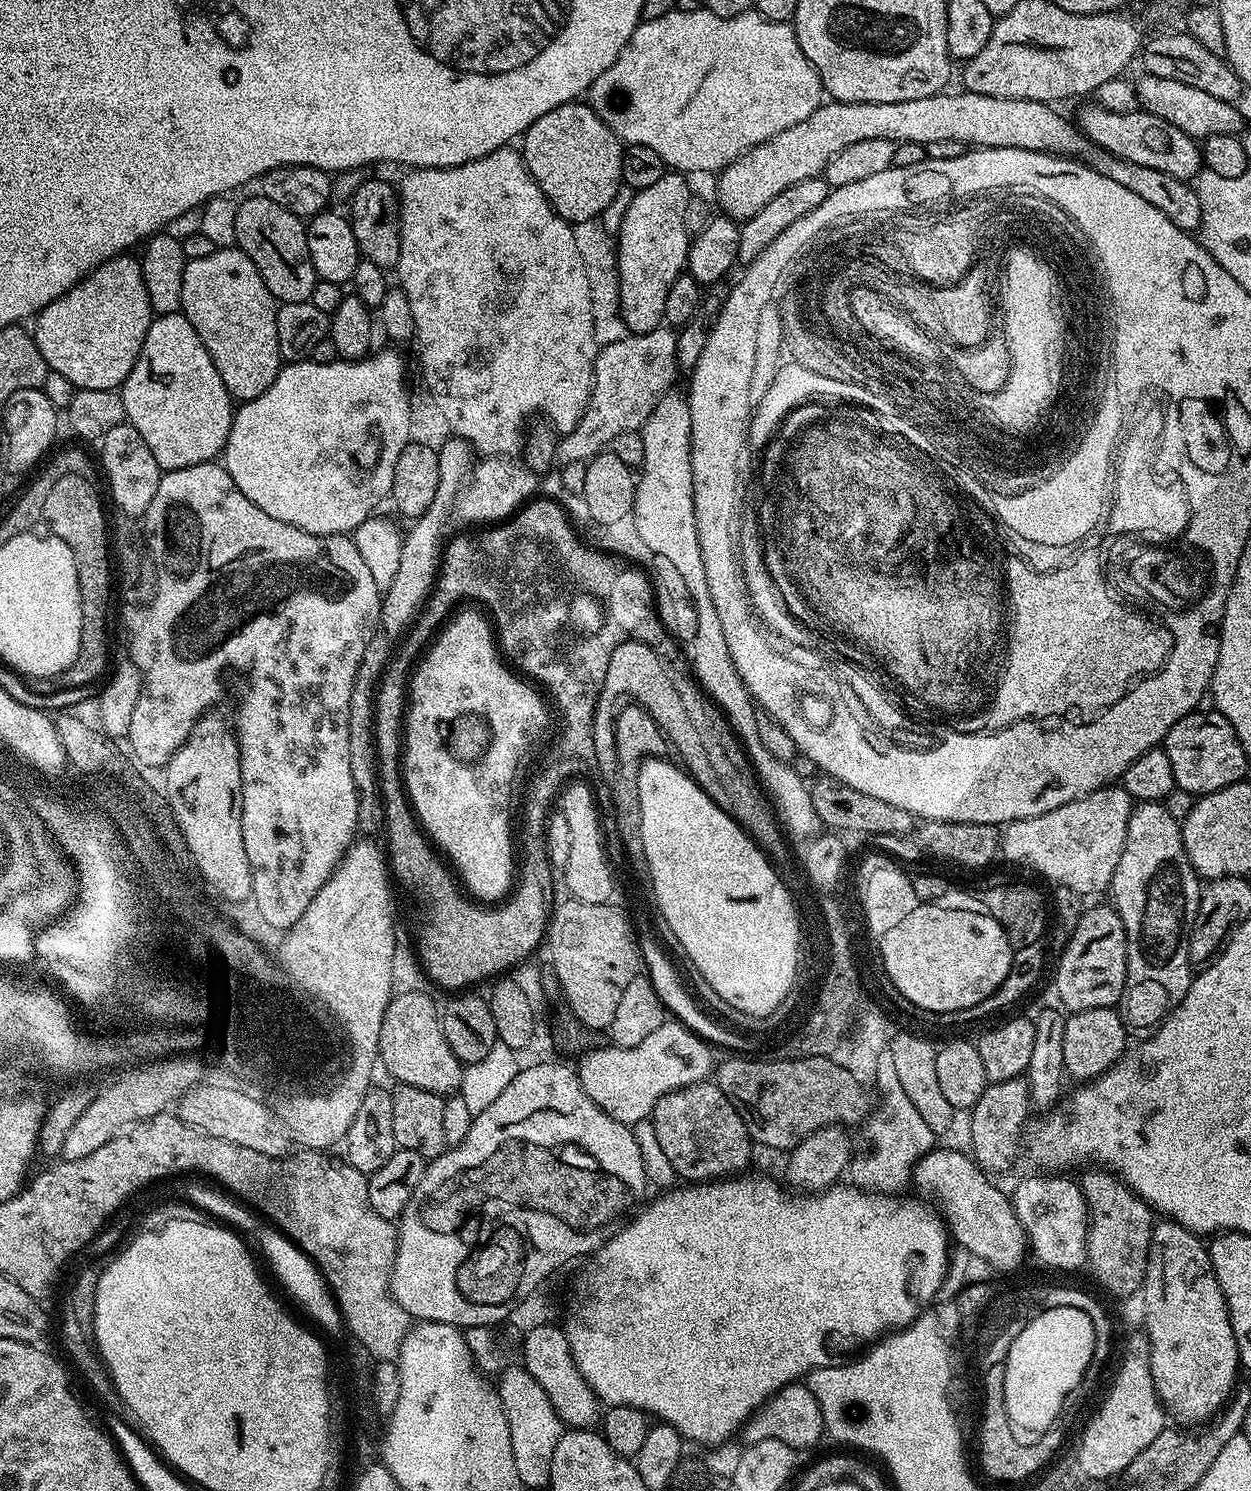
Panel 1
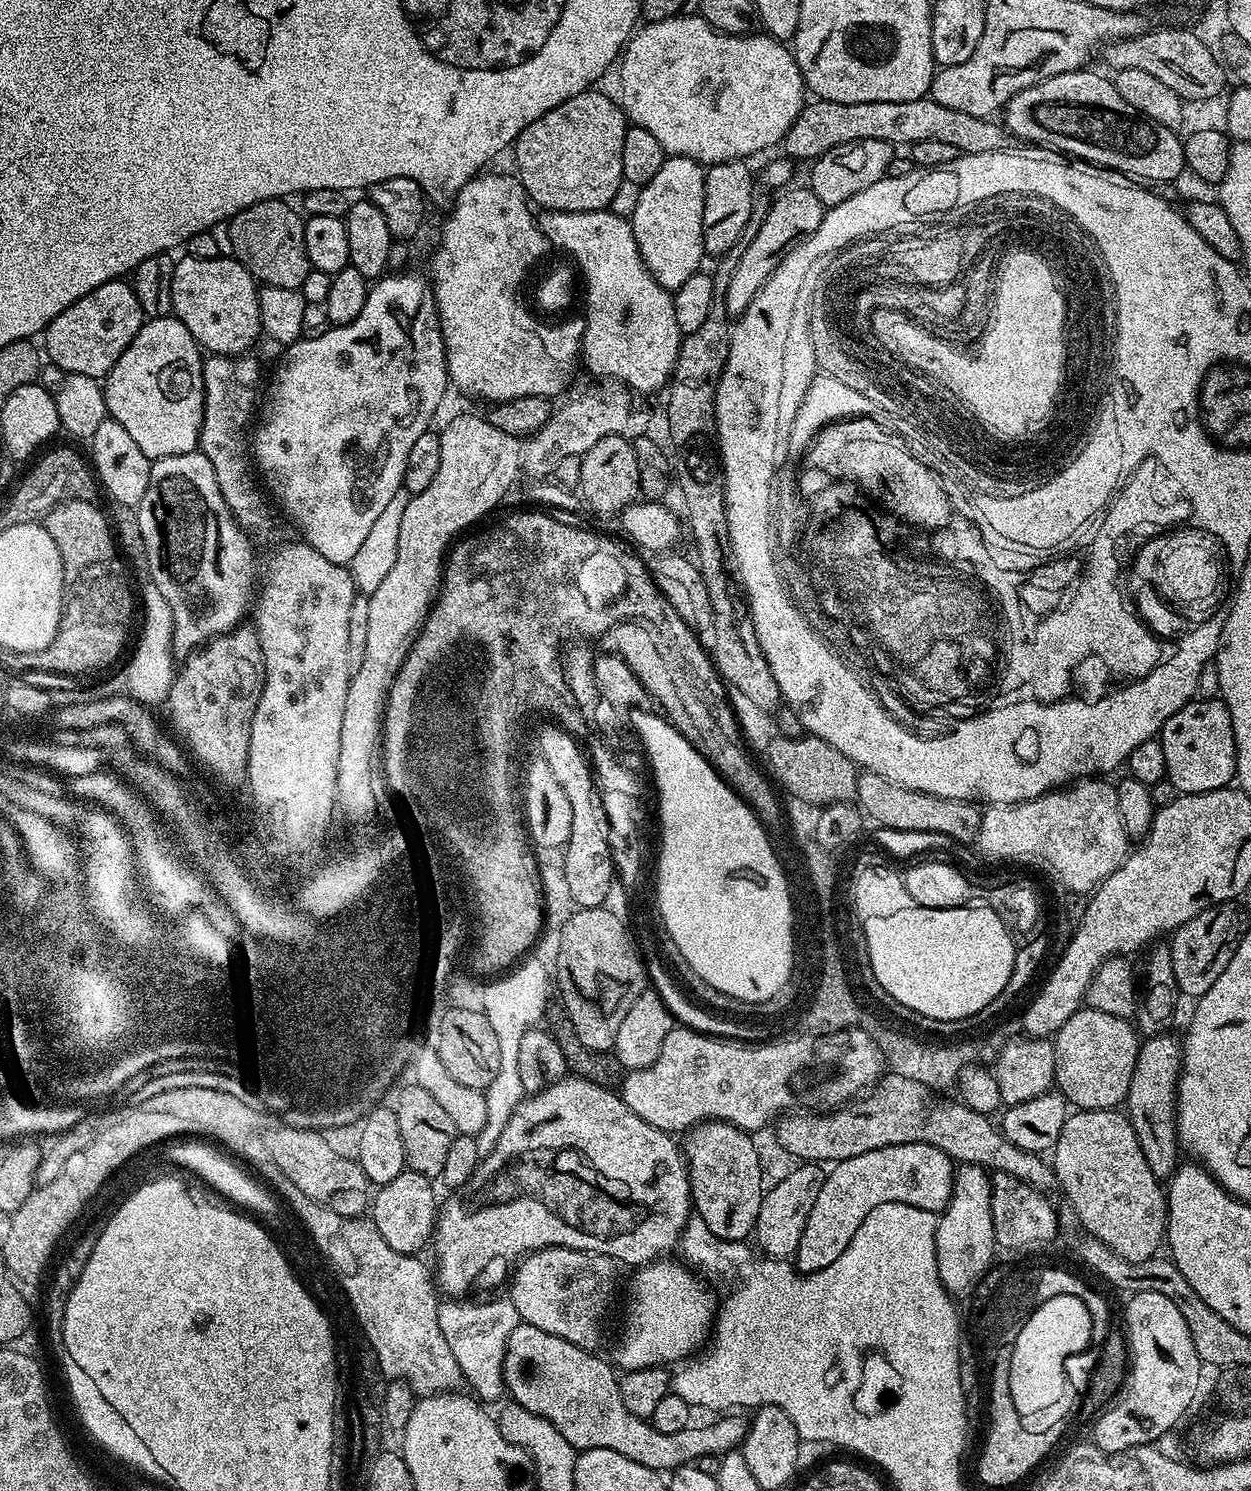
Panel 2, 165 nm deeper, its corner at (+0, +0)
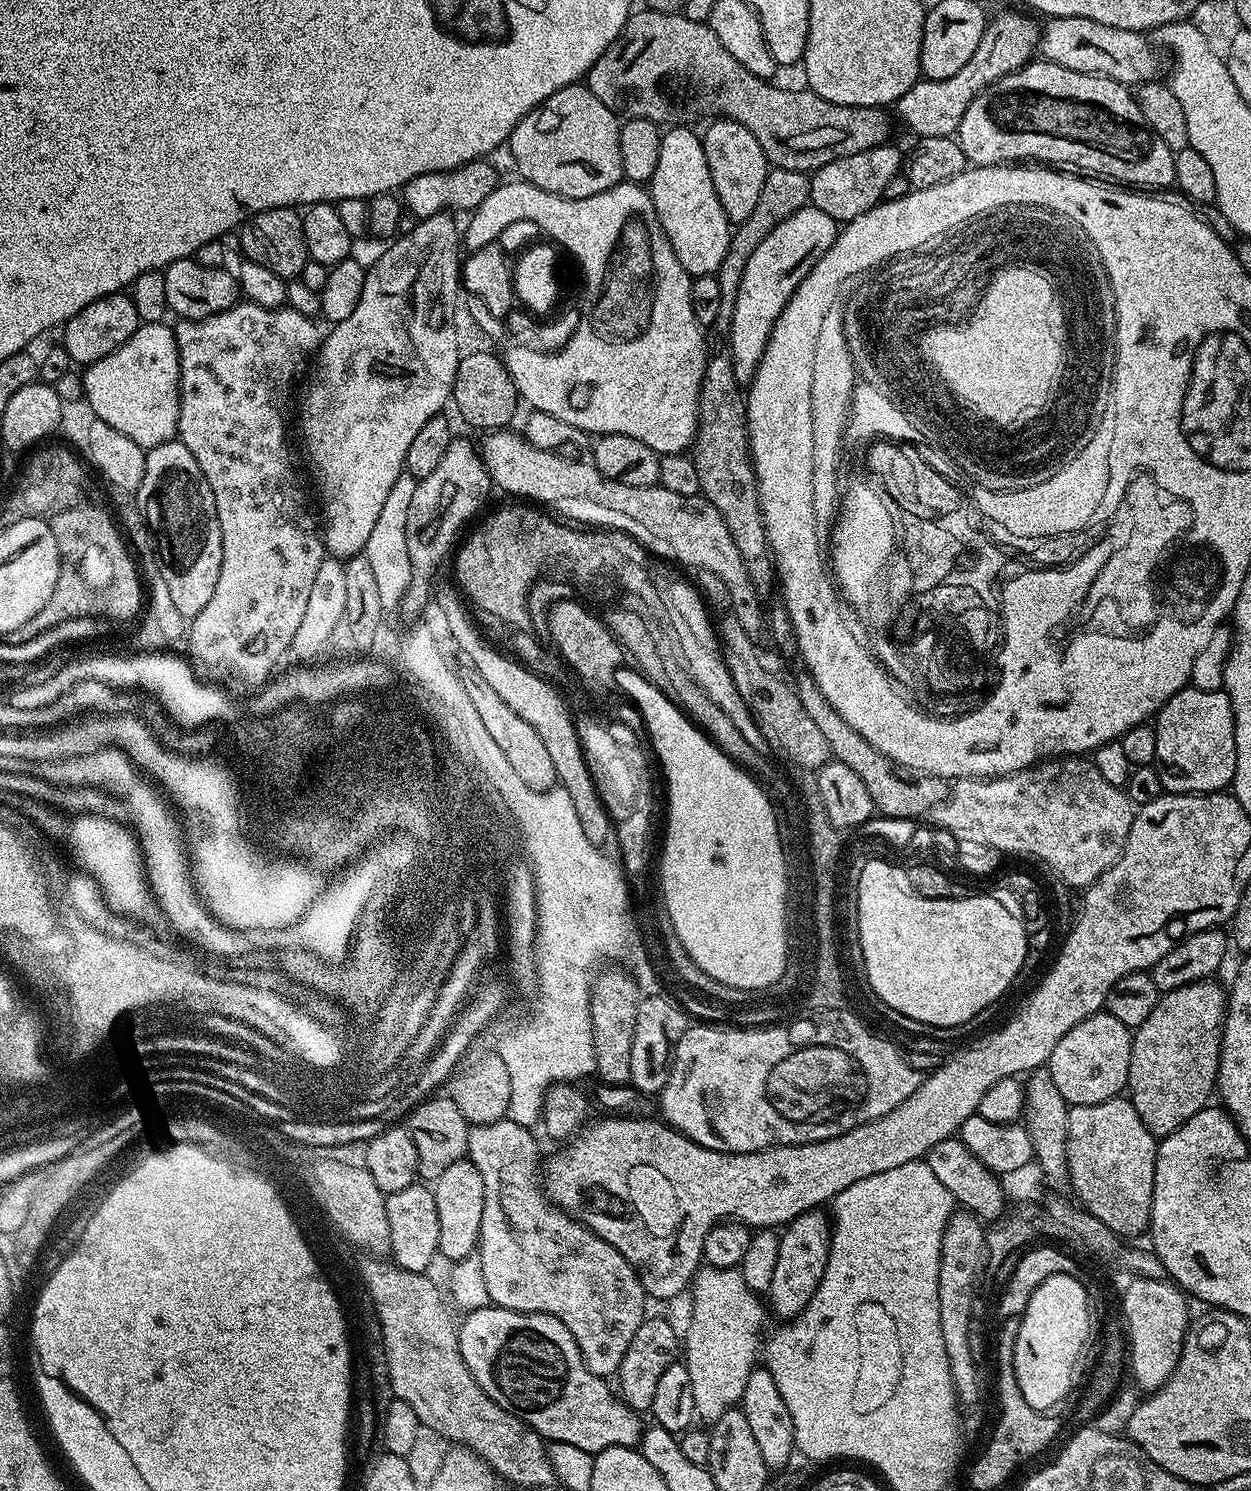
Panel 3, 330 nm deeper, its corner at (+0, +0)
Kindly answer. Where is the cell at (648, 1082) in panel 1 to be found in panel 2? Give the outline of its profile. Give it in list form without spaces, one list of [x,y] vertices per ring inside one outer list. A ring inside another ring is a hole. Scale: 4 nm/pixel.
[[[674,1026],[670,1030],[670,1034],[666,1034],[666,1042],[662,1042],[662,1050],[658,1054],[652,1066],[646,1066],[642,1070],[634,1070],[628,1072],[623,1077],[622,1083],[618,1088],[620,1099],[626,1102],[626,1106],[630,1106],[630,1110],[634,1110],[634,1114],[638,1114],[638,1118],[642,1118],[646,1122],[650,1122],[650,1126],[654,1126],[658,1130],[669,1134],[687,1133],[689,1130],[696,1127],[697,1124],[703,1124],[706,1120],[725,1120],[727,1124],[733,1124],[736,1128],[741,1128],[746,1133],[756,1134],[759,1128],[764,1128],[773,1123],[777,1118],[791,1113],[793,1110],[811,1110],[817,1114],[822,1112],[830,1112],[837,1108],[844,1107],[845,1104],[855,1101],[861,1094],[867,1093],[869,1089],[875,1085],[880,1079],[881,1074],[877,1069],[880,1068],[880,1056],[877,1056],[876,1048],[869,1044],[864,1036],[852,1036],[851,1043],[847,1048],[846,1053],[843,1049],[836,1048],[833,1044],[824,1044],[823,1041],[816,1040],[799,1040],[796,1035],[789,1035],[787,1038],[780,1038],[776,1041],[769,1042],[737,1042],[735,1039],[721,1038],[719,1036],[709,1036],[702,1032],[697,1032],[691,1027]]]

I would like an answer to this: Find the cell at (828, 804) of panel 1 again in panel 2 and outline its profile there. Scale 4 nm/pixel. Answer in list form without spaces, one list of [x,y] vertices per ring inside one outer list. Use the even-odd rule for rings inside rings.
[[[807,734],[800,738],[776,736],[769,741],[766,751],[773,772],[771,775],[778,784],[780,782],[779,787],[782,790],[784,788],[791,799],[800,799],[812,805],[825,807],[849,803],[855,799],[859,776],[857,765],[817,736]]]

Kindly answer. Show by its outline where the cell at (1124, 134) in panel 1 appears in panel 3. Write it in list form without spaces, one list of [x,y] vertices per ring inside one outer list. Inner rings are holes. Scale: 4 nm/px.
[[[1030,62],[979,92],[970,102],[966,114],[962,114],[958,139],[969,165],[985,168],[997,162],[1043,162],[1048,166],[1067,166],[1084,174],[1095,174],[1140,190],[1171,189],[1175,185],[1175,155],[1170,146],[1154,134],[1146,118],[1142,118],[1135,95],[1125,85],[1105,76],[1082,74],[1057,64],[1036,63]]]

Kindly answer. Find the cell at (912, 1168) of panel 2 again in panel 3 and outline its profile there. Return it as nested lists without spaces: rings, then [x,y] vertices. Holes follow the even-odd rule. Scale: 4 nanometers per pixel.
[[[813,1210],[796,1216],[779,1233],[778,1262],[775,1263],[773,1281],[766,1293],[770,1308],[784,1318],[795,1318],[814,1298],[826,1270],[826,1262],[832,1245],[832,1226],[823,1211]]]

